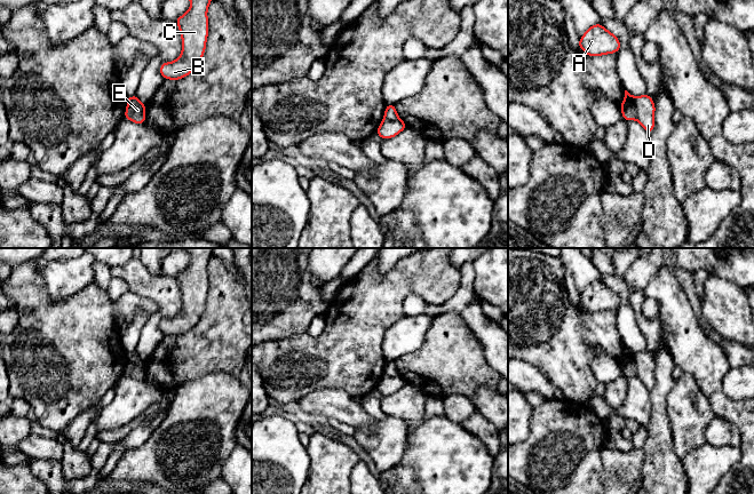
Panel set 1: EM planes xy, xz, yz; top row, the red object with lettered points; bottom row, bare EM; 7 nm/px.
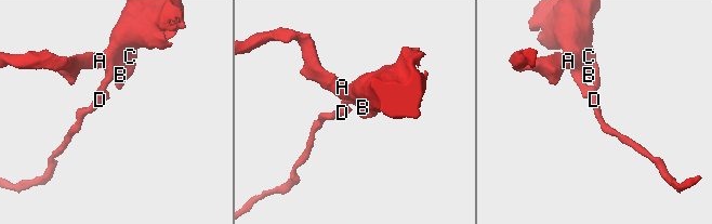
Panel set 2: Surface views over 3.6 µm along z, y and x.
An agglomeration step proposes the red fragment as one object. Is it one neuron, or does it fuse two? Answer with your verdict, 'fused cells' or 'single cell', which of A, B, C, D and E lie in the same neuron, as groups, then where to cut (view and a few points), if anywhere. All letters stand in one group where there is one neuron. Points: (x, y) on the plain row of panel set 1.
fused cells; A B C / D E; cut in yz along (633, 353), (636, 374)

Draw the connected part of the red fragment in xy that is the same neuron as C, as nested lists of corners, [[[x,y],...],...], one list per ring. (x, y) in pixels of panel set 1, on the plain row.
[[[184,248],[191,263],[175,276],[182,293],[182,310],[174,318],[161,319],[159,328],[165,335],[178,336],[199,321],[208,293],[207,265],[214,248]]]

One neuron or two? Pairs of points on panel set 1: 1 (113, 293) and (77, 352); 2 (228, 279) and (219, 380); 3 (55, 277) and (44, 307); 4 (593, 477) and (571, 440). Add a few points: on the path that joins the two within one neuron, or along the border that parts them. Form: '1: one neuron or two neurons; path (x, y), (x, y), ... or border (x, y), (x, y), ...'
1: two neurons; border (105, 288), (112, 300), (117, 300), (128, 291)
2: two neurons; border (239, 375), (211, 372), (193, 379)
3: two neurons; border (38, 270), (53, 299), (64, 301), (74, 295)
4: one neuron; path (584, 468), (571, 455), (571, 449)

